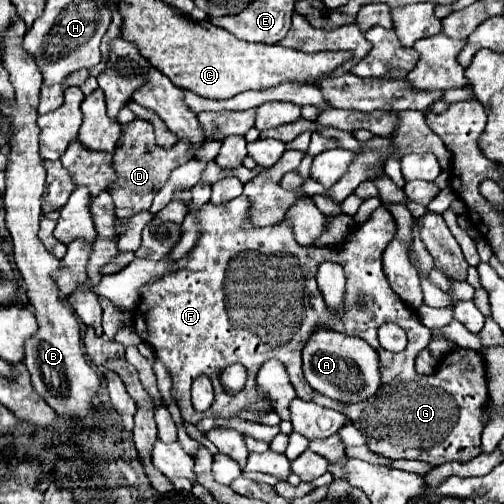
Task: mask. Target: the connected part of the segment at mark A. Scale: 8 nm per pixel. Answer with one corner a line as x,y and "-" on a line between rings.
320,328
314,332
314,336
310,336
308,344
304,346
302,362
304,362
304,378
308,380
308,384
316,392
334,398
342,404
364,402
376,396
378,388
382,386
378,352
356,336
346,336

